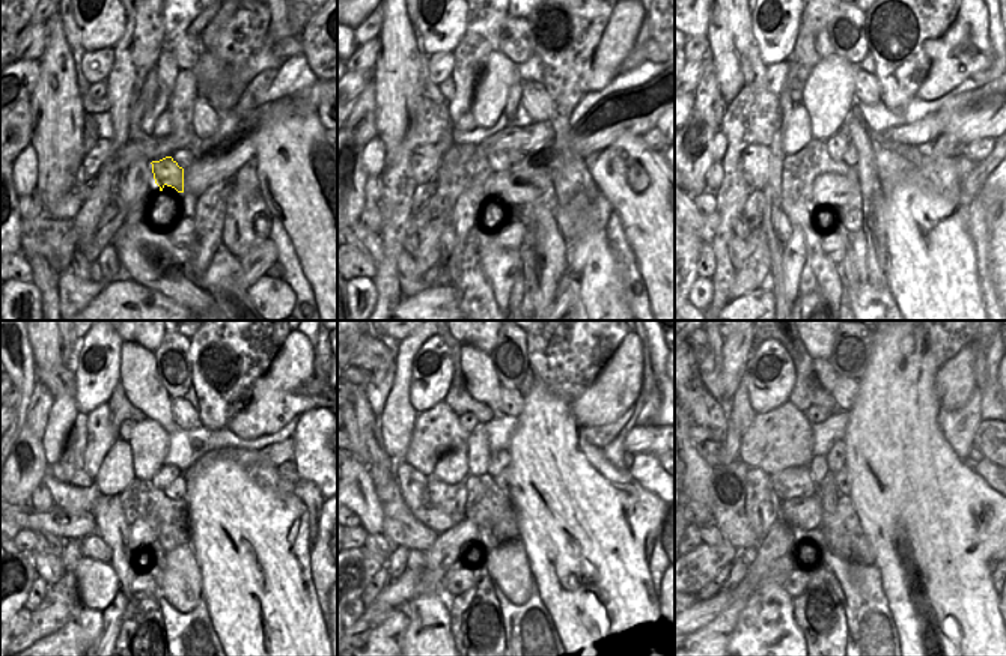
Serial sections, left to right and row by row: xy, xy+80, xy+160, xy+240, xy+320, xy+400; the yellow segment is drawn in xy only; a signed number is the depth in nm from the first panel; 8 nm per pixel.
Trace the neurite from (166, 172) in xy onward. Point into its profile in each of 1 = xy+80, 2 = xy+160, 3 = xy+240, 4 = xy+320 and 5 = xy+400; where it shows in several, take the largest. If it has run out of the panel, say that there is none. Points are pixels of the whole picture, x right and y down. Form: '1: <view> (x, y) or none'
1: xy+80 (499, 160)
2: xy+160 (836, 145)
3: xy+240 (166, 474)
4: xy+320 (499, 461)
5: xy+400 (835, 458)

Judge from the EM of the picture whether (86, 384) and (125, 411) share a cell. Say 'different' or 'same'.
different

